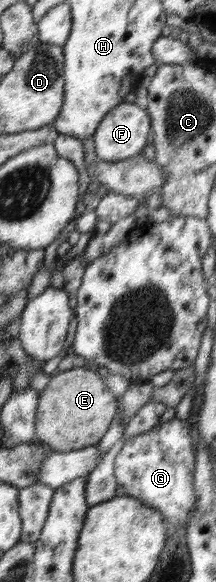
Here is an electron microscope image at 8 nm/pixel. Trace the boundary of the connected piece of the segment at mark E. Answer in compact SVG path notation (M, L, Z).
M94 367L61 371L40 392L35 437L51 450L69 451L97 445L115 420L118 398L107 388L104 375Z

